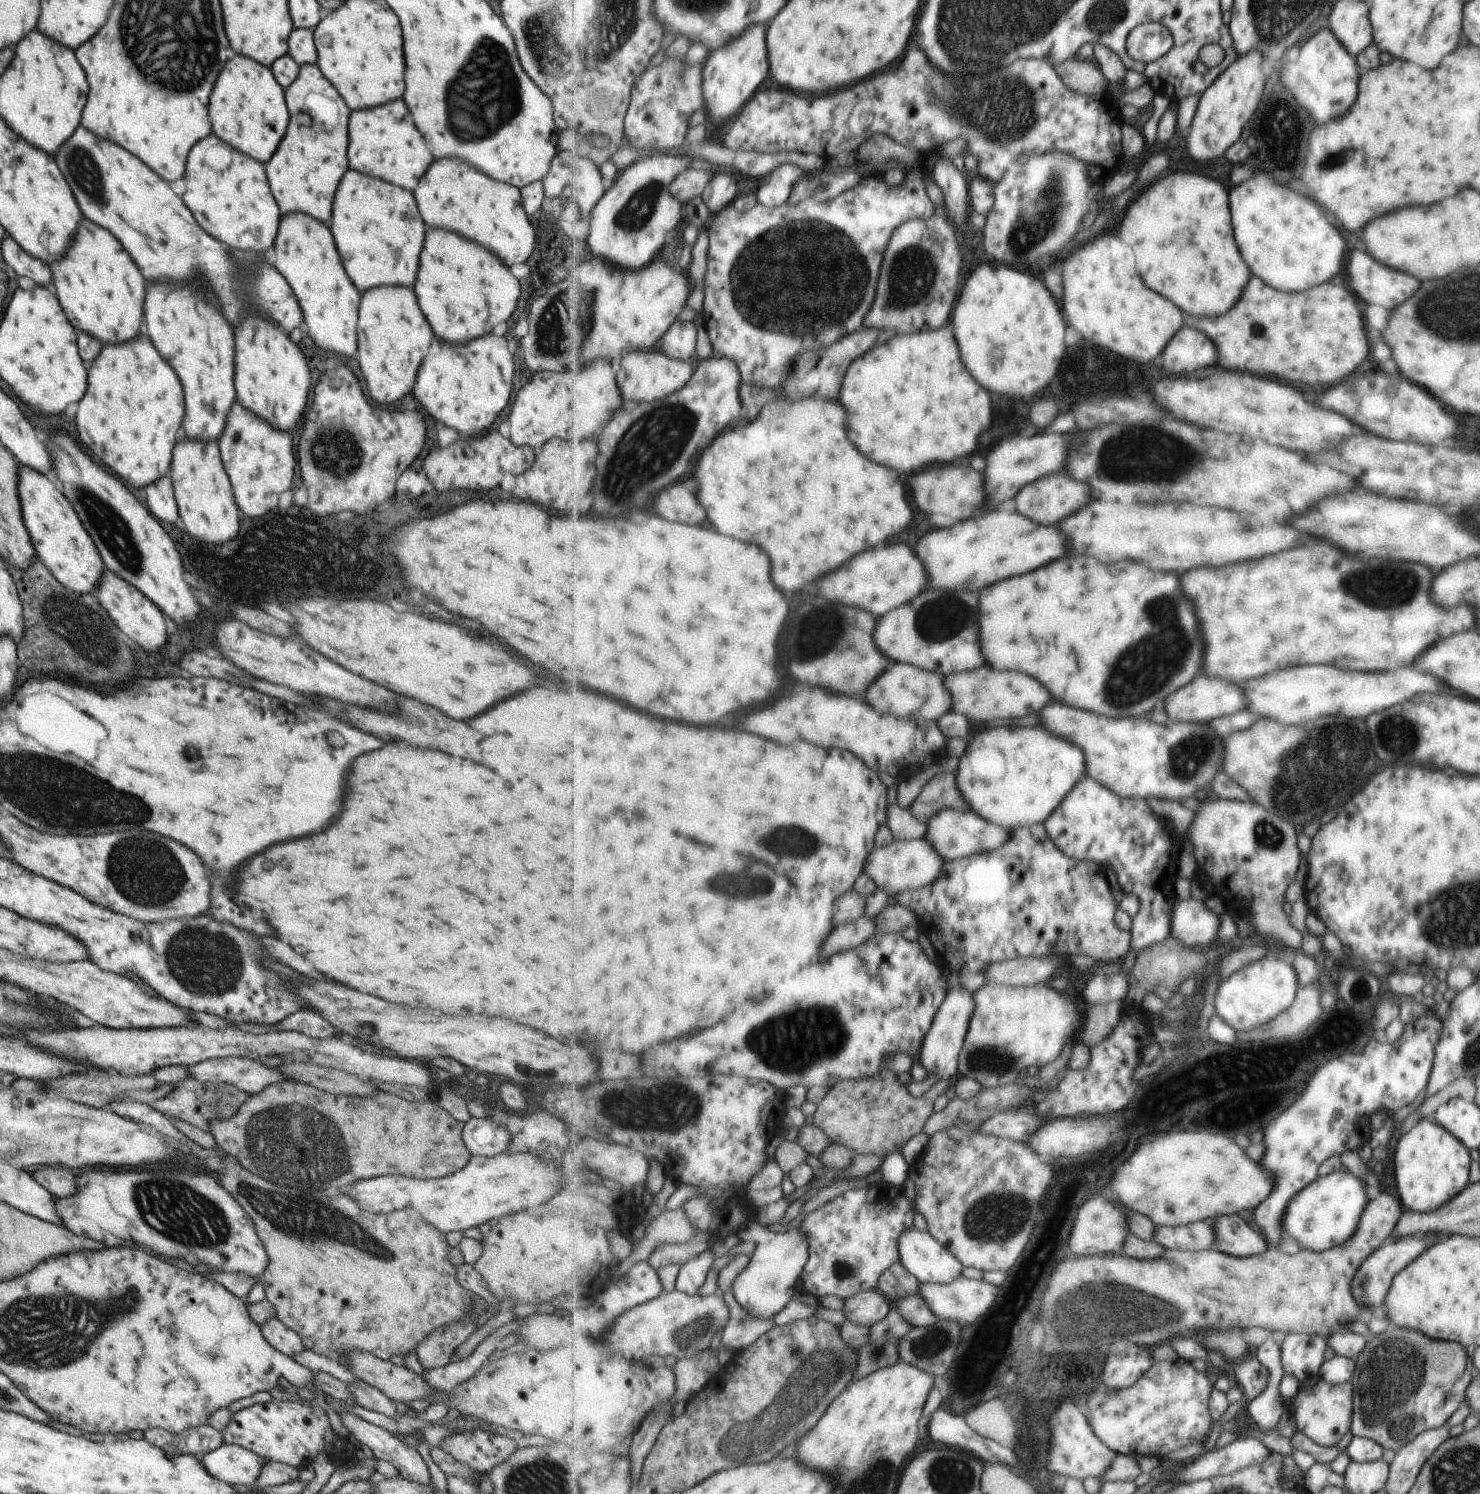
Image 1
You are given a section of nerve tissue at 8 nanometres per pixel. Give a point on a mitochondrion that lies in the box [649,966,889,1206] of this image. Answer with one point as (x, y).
(789, 1042)

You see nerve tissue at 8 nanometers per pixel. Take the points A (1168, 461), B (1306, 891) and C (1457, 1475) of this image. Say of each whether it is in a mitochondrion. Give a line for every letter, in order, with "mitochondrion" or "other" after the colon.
A: mitochondrion
B: other
C: mitochondrion

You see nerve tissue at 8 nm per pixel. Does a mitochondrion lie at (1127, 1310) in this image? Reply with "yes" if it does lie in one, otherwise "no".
yes

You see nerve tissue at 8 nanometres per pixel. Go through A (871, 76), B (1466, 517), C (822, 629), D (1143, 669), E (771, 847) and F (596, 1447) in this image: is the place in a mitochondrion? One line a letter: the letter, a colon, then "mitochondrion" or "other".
A: other
B: other
C: mitochondrion
D: mitochondrion
E: mitochondrion
F: other

